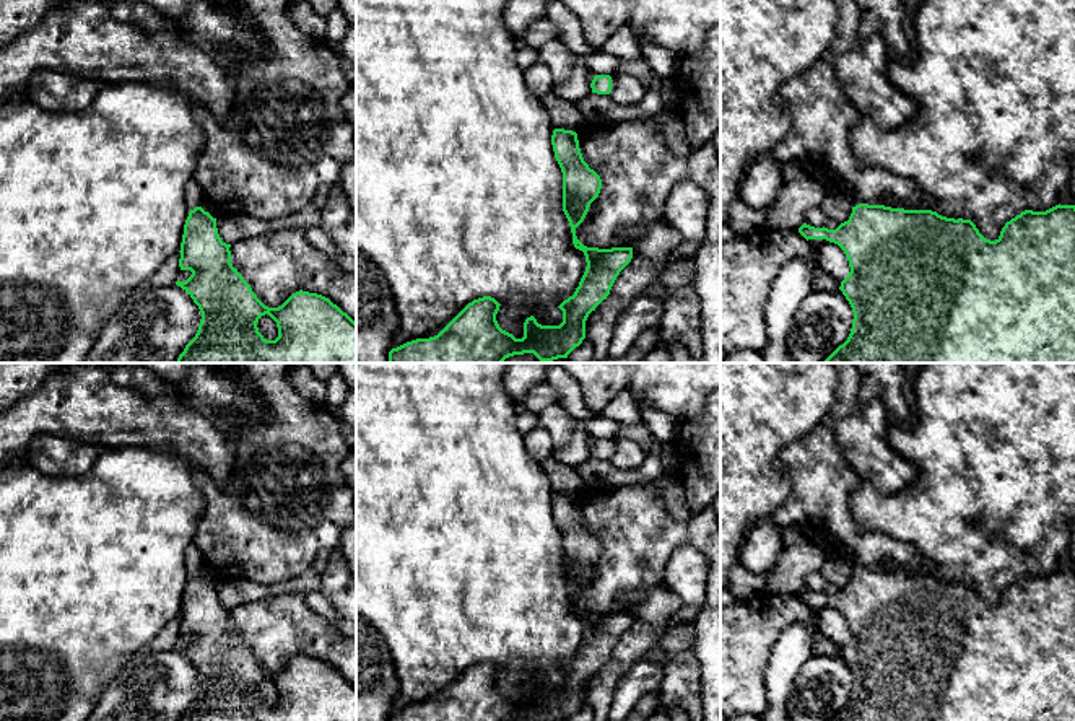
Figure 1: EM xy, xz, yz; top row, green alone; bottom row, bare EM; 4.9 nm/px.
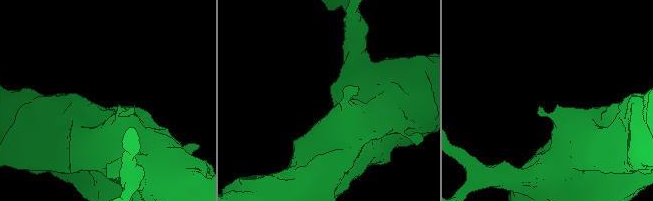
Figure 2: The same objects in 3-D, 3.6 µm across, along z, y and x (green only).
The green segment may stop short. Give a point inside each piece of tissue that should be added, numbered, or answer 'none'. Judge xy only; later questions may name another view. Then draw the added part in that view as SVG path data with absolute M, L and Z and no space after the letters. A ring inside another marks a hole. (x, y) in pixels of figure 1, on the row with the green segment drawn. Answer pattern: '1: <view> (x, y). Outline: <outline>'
1: xy (194, 197). Outline: M192 177L185 184L185 208L187 208L187 216L189 212L194 210L195 207L202 207L205 203L205 197L202 194L200 186L197 181Z

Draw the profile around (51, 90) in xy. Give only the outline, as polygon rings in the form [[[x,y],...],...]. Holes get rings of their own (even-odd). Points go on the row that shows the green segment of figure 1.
[[[36,70],[26,83],[29,101],[44,111],[62,112],[86,111],[107,85],[107,81],[55,70]]]

